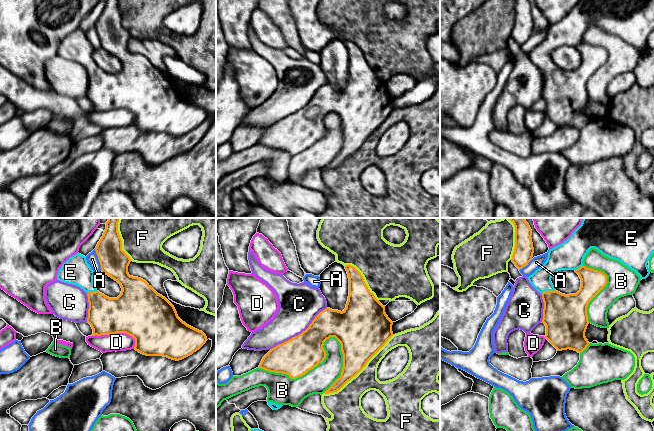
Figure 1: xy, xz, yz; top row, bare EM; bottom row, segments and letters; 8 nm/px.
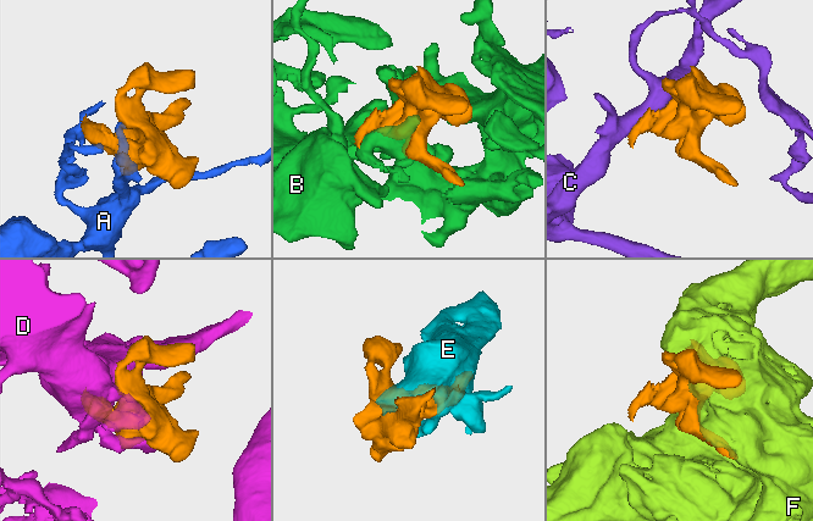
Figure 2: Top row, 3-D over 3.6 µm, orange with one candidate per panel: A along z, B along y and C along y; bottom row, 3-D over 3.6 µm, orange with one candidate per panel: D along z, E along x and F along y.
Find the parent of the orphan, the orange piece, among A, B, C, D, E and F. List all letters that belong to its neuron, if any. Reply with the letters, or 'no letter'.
E

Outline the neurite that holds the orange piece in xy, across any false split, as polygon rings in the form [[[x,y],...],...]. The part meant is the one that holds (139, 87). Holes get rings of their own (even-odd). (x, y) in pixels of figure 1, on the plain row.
[[[106,0],[95,27],[101,47],[117,57],[122,64],[117,74],[109,74],[96,65],[93,59],[95,49],[87,39],[86,33],[79,29],[64,38],[57,51],[57,56],[76,61],[87,69],[87,99],[93,105],[91,112],[126,109],[135,115],[134,125],[139,129],[146,132],[163,132],[176,137],[192,131],[206,119],[206,111],[183,98],[174,82],[165,73],[158,70],[145,56],[129,51],[128,42],[131,35],[122,26],[118,0]]]

